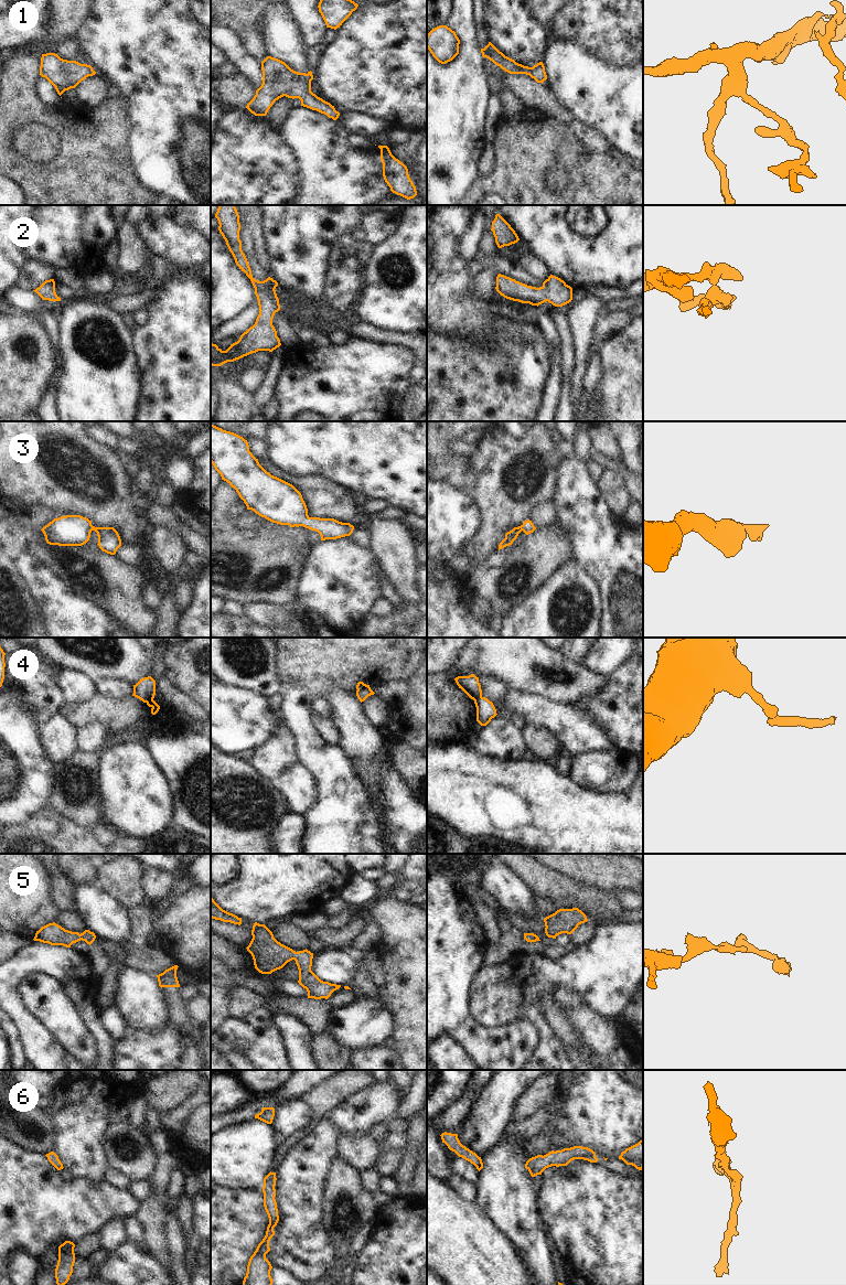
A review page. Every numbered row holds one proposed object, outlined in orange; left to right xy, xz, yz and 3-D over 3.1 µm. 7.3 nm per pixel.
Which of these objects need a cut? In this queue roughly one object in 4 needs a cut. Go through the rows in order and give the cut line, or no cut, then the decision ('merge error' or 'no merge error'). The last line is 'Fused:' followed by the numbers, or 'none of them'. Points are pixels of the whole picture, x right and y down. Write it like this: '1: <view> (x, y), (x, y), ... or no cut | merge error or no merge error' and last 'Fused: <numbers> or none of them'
1: no cut | no merge error
2: no cut | no merge error
3: no cut | no merge error
4: xy (152, 698), (145, 702) | merge error
5: no cut | no merge error
6: no cut | no merge error
Fused: 4

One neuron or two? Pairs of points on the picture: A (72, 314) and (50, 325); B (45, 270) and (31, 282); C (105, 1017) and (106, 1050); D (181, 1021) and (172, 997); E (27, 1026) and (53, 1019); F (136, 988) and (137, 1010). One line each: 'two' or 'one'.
A: two
B: one
C: two
D: one
E: two
F: one

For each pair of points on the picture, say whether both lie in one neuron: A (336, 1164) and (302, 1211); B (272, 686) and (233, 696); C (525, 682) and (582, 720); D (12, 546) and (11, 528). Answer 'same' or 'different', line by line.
A: different
B: different
C: different
D: same

